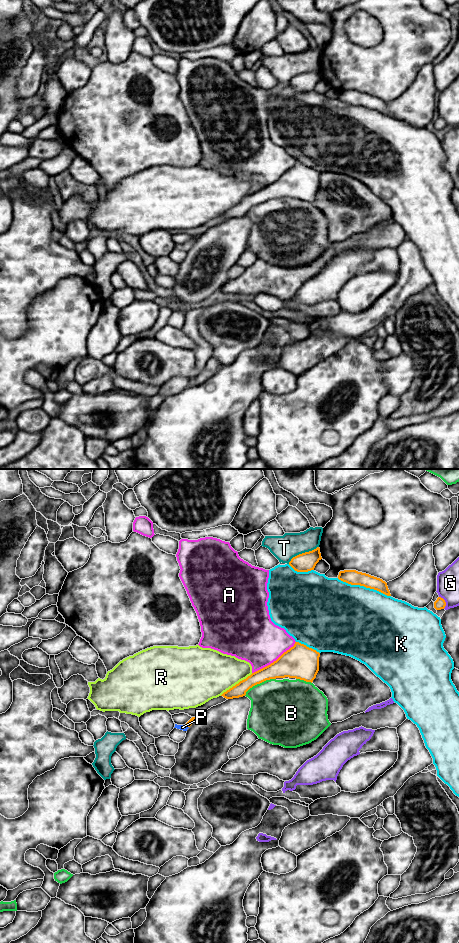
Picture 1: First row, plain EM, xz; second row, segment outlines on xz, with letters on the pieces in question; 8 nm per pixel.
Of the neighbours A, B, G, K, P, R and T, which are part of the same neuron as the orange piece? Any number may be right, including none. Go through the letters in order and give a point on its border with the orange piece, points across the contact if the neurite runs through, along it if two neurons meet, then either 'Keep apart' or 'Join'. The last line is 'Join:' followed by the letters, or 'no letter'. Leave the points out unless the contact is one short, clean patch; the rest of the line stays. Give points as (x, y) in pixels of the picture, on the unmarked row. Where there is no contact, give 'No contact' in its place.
A: Touches orange at xz (274, 181). Keep apart
B: Touches orange at xz (259, 203). Keep apart
G: Touches orange at xz (445, 122). Keep apart
K: Touches orange at xz (364, 106). Keep apart
P: Touches orange at xz (187, 246). Path across: xz (190, 242), (187, 246), (182, 247). Join
R: Touches orange at xz (236, 204). Keep apart
T: Touches orange at xz (302, 73). Keep apart
Join: P

